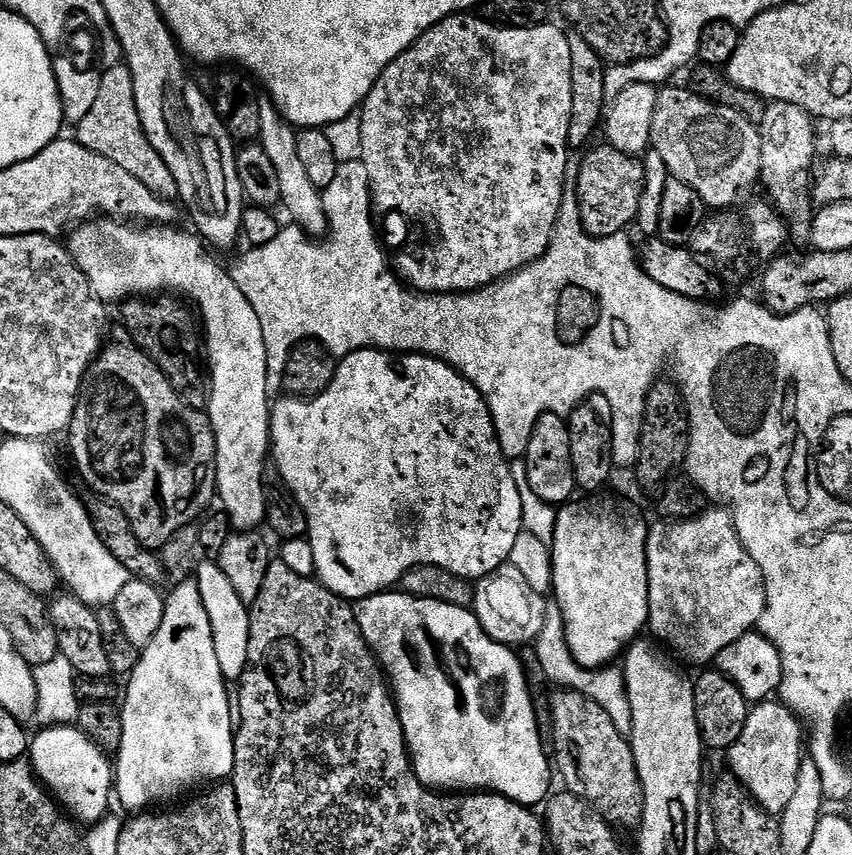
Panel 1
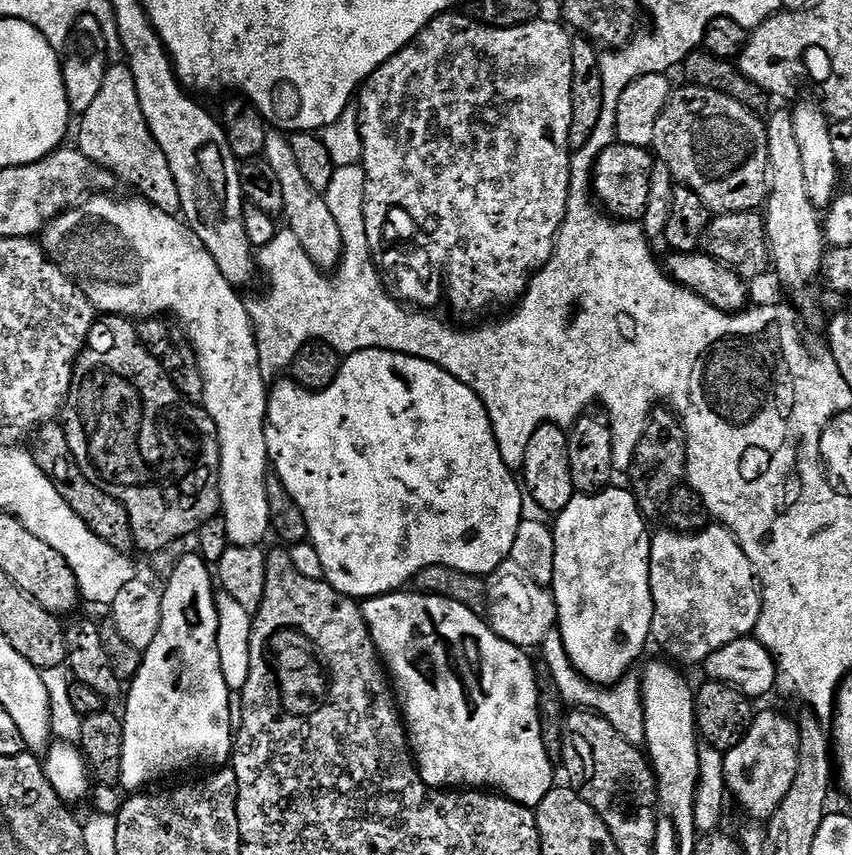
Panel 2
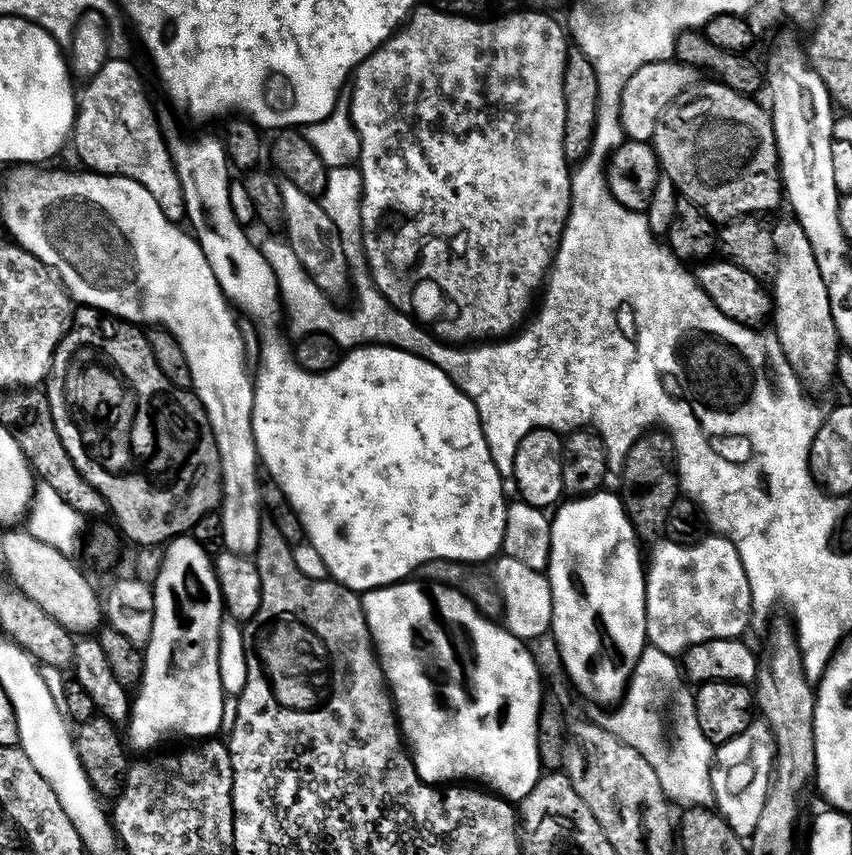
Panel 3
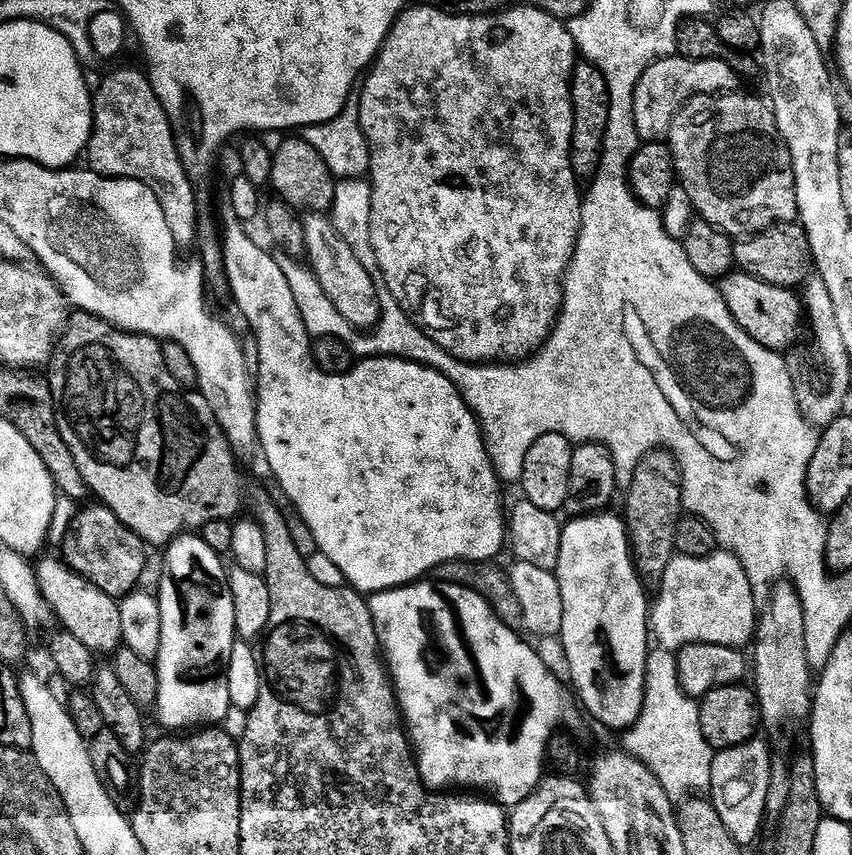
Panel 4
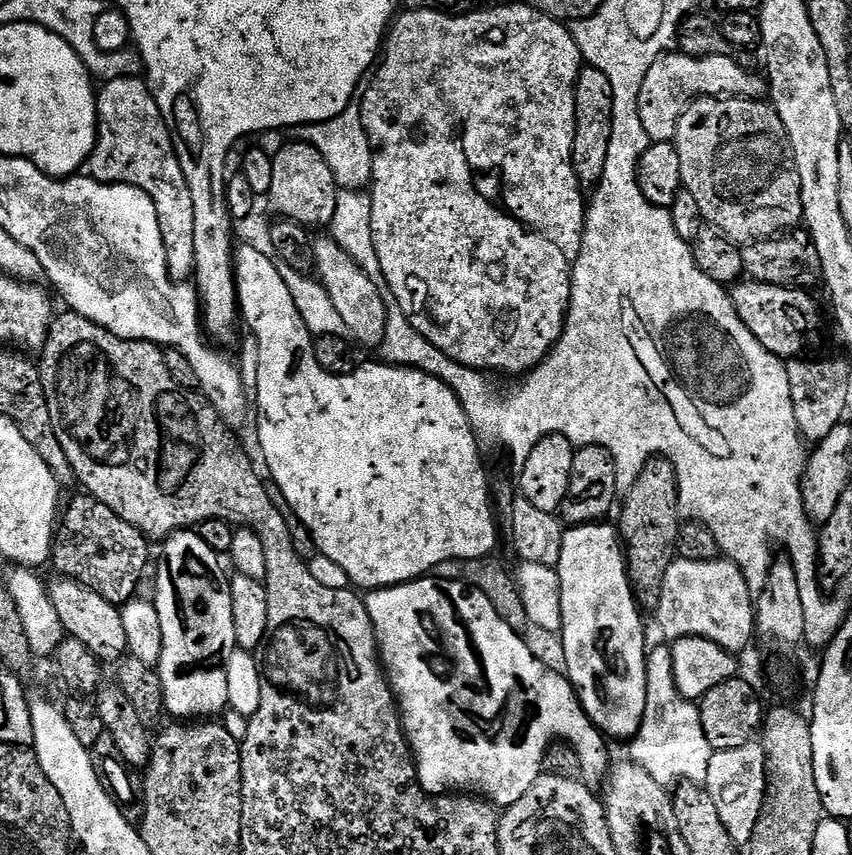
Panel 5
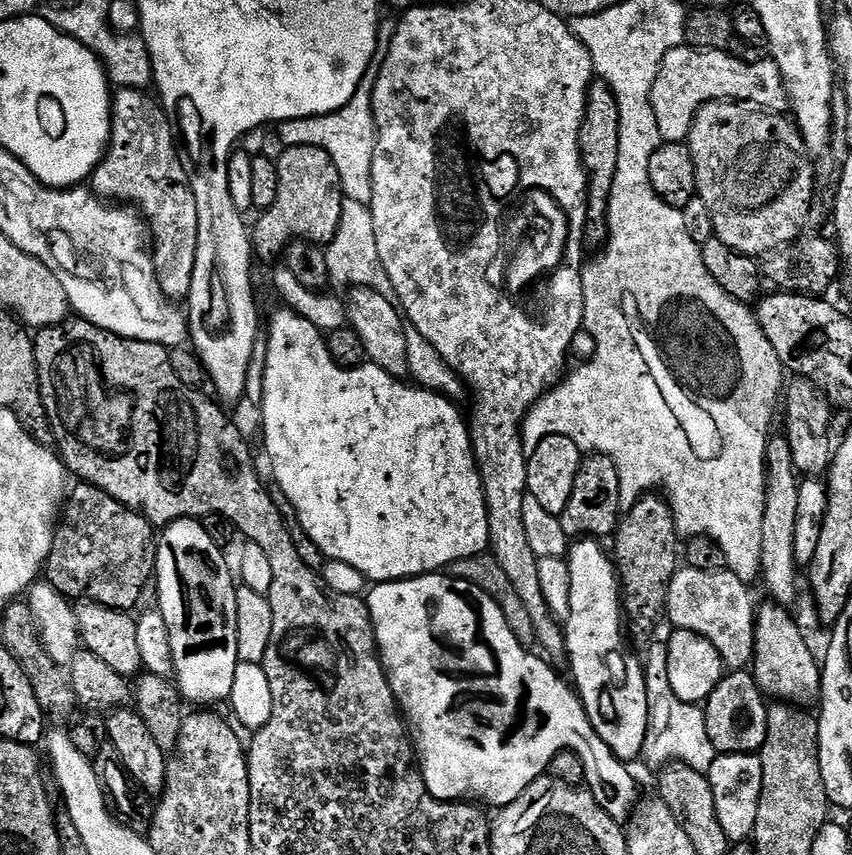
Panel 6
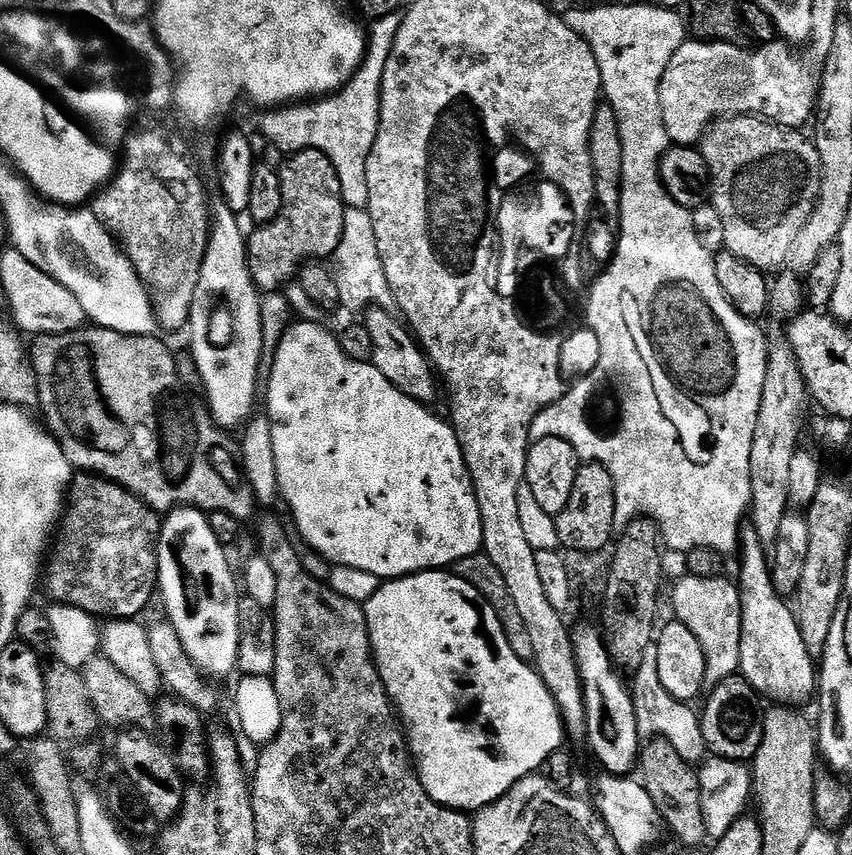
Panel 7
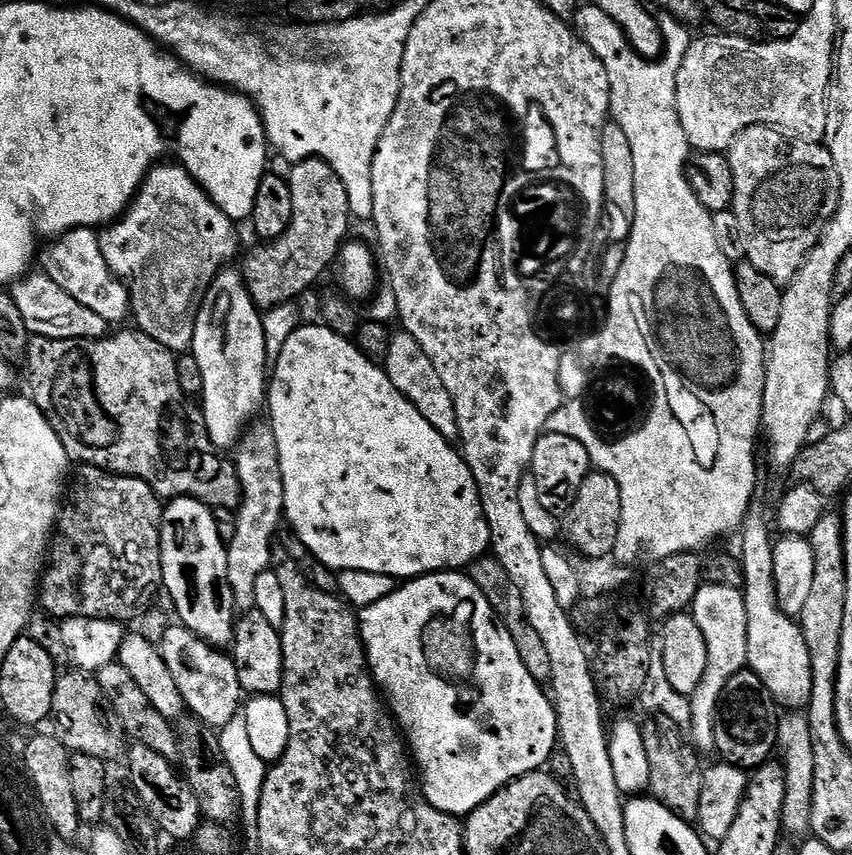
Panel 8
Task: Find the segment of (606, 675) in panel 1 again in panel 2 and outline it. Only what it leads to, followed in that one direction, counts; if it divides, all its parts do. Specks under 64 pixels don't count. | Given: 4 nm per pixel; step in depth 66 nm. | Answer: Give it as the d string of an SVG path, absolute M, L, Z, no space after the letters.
M556 630L546 634L542 645L543 652L544 664L548 667L549 674L552 675L552 684L560 691L561 698L566 703L572 704L568 706L579 706L581 709L597 712L599 716L606 718L606 722L610 722L614 730L618 730L618 734L622 734L622 738L626 738L626 742L637 746L644 744L644 731L646 730L644 693L639 675L629 674L611 686L590 682L570 662L566 654L566 646L562 642L559 631Z

